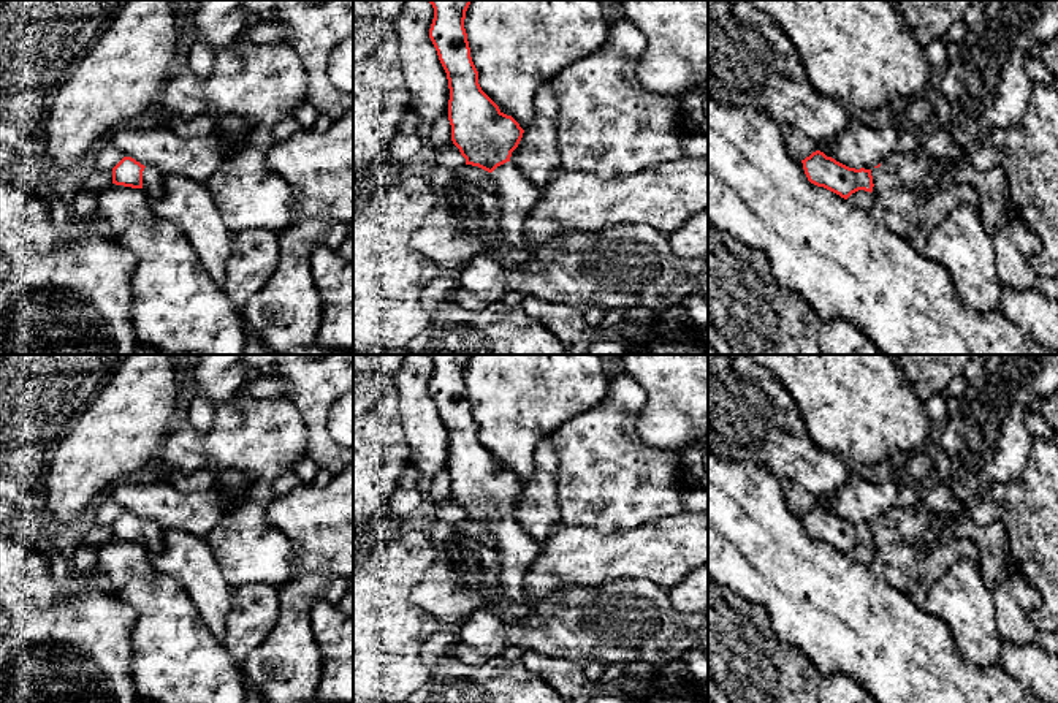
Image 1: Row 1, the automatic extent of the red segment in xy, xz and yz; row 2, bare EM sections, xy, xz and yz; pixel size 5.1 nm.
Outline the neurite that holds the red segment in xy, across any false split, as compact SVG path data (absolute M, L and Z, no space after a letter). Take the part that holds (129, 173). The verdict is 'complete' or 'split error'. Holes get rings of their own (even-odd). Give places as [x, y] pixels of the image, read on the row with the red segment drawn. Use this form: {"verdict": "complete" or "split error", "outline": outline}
{"verdict": "split error", "outline": "M124 157L112 168L112 184L141 188L149 196L162 196L165 174L155 166L144 166L131 157Z"}

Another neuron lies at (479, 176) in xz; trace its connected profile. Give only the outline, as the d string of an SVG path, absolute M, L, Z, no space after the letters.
M464 165L459 177L466 179L466 180L472 180L474 184L477 184L478 187L481 187L483 190L496 195L497 193L497 187L493 177L493 173L488 173L478 166L472 166L472 165Z

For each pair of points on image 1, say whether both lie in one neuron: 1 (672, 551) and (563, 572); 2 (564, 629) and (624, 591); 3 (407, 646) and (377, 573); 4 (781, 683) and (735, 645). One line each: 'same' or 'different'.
1: same
2: same
3: same
4: same

